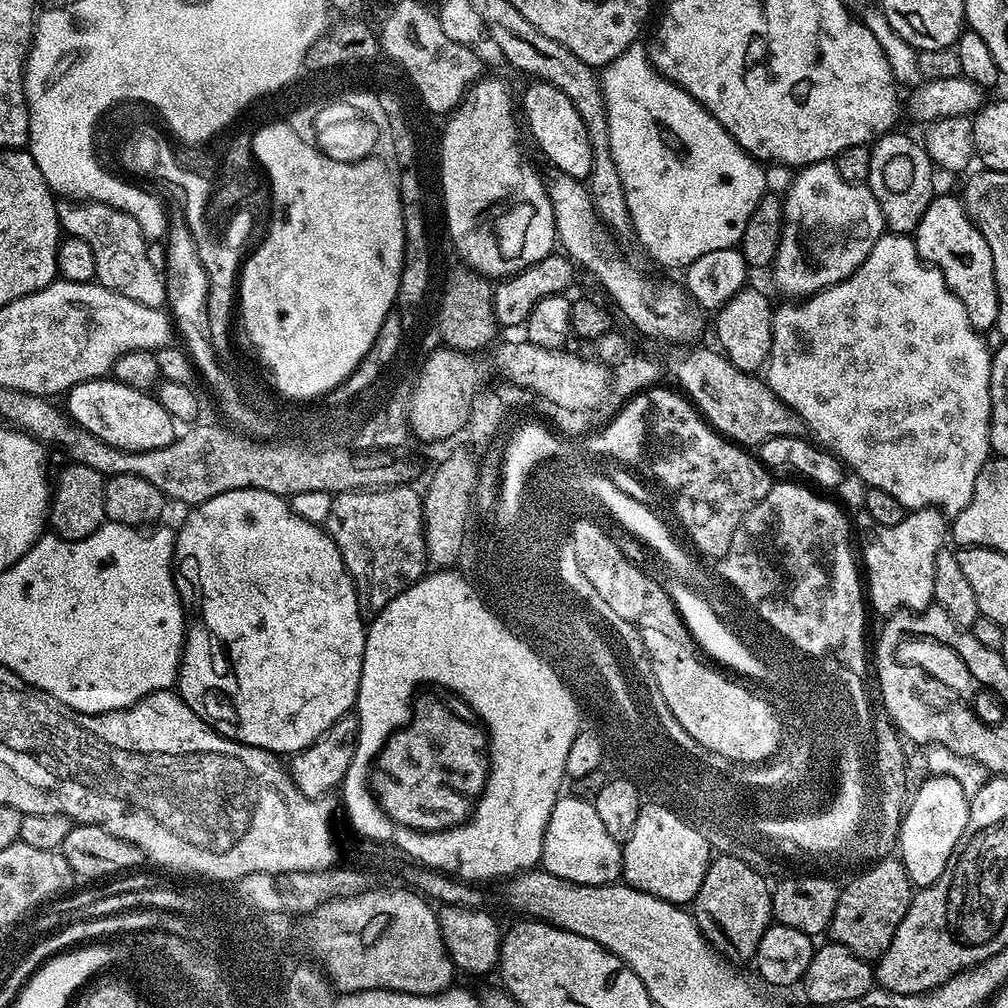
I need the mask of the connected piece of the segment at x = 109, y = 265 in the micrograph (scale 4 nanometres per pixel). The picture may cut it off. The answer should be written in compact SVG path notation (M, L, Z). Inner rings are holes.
M75 198L61 199L57 203L56 213L61 229L67 235L83 238L90 245L90 250L94 250L96 280L103 288L114 290L126 298L134 298L134 302L142 302L142 306L165 307L166 290L162 272L154 269L149 258L146 258L149 241L144 239L138 222L130 213L96 200L81 202Z

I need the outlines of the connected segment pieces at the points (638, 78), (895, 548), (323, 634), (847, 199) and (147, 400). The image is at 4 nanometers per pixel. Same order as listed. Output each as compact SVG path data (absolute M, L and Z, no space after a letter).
M643 43L631 44L622 55L614 58L614 62L606 65L602 72L602 83L604 85L604 101L608 111L610 122L610 154L614 158L614 166L618 166L618 174L622 178L622 190L626 194L626 210L630 221L631 231L636 231L640 244L661 264L664 268L687 269L689 264L694 263L702 254L711 254L714 250L726 250L739 245L742 234L746 230L746 222L750 222L750 214L758 206L760 199L766 194L766 178L764 168L753 157L744 151L742 146L732 135L695 100L686 90L682 90L673 80L668 80L661 72L652 65L650 52Z
M934 508L912 510L898 526L876 528L873 533L864 544L864 560L862 556L866 596L871 607L873 604L878 611L887 614L929 607L934 594L934 558L946 544L944 514Z
M236 489L195 505L185 524L176 532L174 571L176 589L186 613L186 639L184 659L180 662L178 694L186 702L186 706L190 706L190 710L194 710L194 714L204 719L216 732L228 740L265 748L273 754L295 754L310 747L321 734L330 730L330 726L334 726L334 722L338 722L338 718L349 715L355 709L362 678L366 635L366 620L358 606L356 588L331 536L321 525L310 524L304 518L298 518L285 497L262 489Z
M832 162L801 167L782 203L784 230L774 269L777 286L792 298L807 298L852 276L886 232L884 215L867 184L846 182Z
M111 378L82 382L67 392L66 400L66 412L72 420L90 434L96 435L102 442L122 451L152 451L167 446L178 436L177 425L172 416L162 410L155 395L139 392Z

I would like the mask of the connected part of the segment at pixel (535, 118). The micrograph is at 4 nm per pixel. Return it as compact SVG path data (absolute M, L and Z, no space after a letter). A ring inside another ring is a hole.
M532 82L524 92L524 116L528 119L528 128L536 139L544 156L553 164L557 173L564 173L574 179L587 181L592 165L590 138L586 138L586 126L582 126L582 118L578 118L578 110L574 110L574 102L562 94L552 84Z

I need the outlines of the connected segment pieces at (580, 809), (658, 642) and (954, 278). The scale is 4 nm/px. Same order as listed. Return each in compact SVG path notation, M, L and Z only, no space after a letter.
M564 794L552 808L542 842L540 864L543 871L575 884L610 884L621 879L624 853L621 841L606 834L606 826L602 826L593 801Z
M643 630L644 649L648 655L650 666L653 667L654 676L658 687L666 700L666 707L673 718L706 750L718 754L721 760L733 760L739 764L759 764L767 761L776 750L782 738L781 727L772 723L771 703L765 697L757 695L751 687L743 688L732 680L723 676L723 671L709 668L703 663L699 655L687 648L684 640L668 640L666 634L658 634L652 630Z
M933 195L930 206L926 206L926 214L922 214L922 222L918 222L914 239L920 257L927 264L936 265L948 289L962 306L966 306L972 325L977 330L995 329L1000 299L994 278L994 258L990 246L986 246L986 238L968 217L963 199L959 195Z

